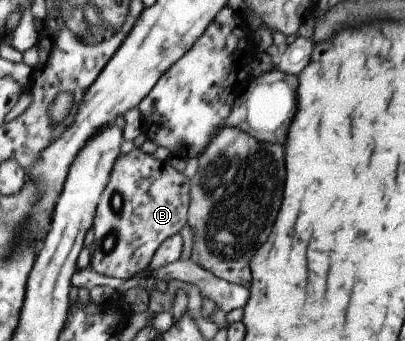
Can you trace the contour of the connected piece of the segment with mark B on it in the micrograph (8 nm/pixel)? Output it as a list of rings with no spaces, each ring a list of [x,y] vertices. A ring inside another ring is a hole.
[[[140,148],[119,155],[110,174],[109,182],[101,193],[93,221],[94,240],[91,245],[90,268],[104,274],[127,280],[150,266],[155,251],[162,242],[179,233],[185,226],[190,205],[190,178]]]

